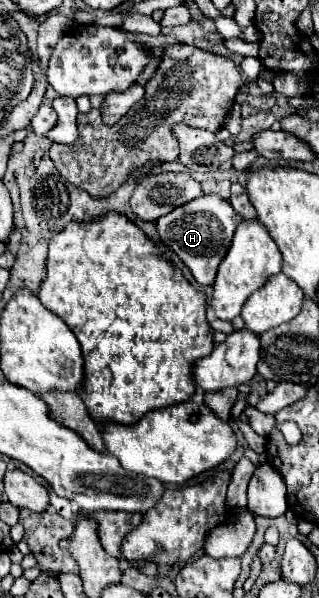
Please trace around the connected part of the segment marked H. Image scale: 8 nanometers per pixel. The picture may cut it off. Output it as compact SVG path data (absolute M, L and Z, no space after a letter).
M203 194L199 200L191 200L167 216L161 216L157 220L157 230L163 244L169 246L187 264L199 286L211 286L241 220L243 218L231 208L227 200L219 198L217 194Z

